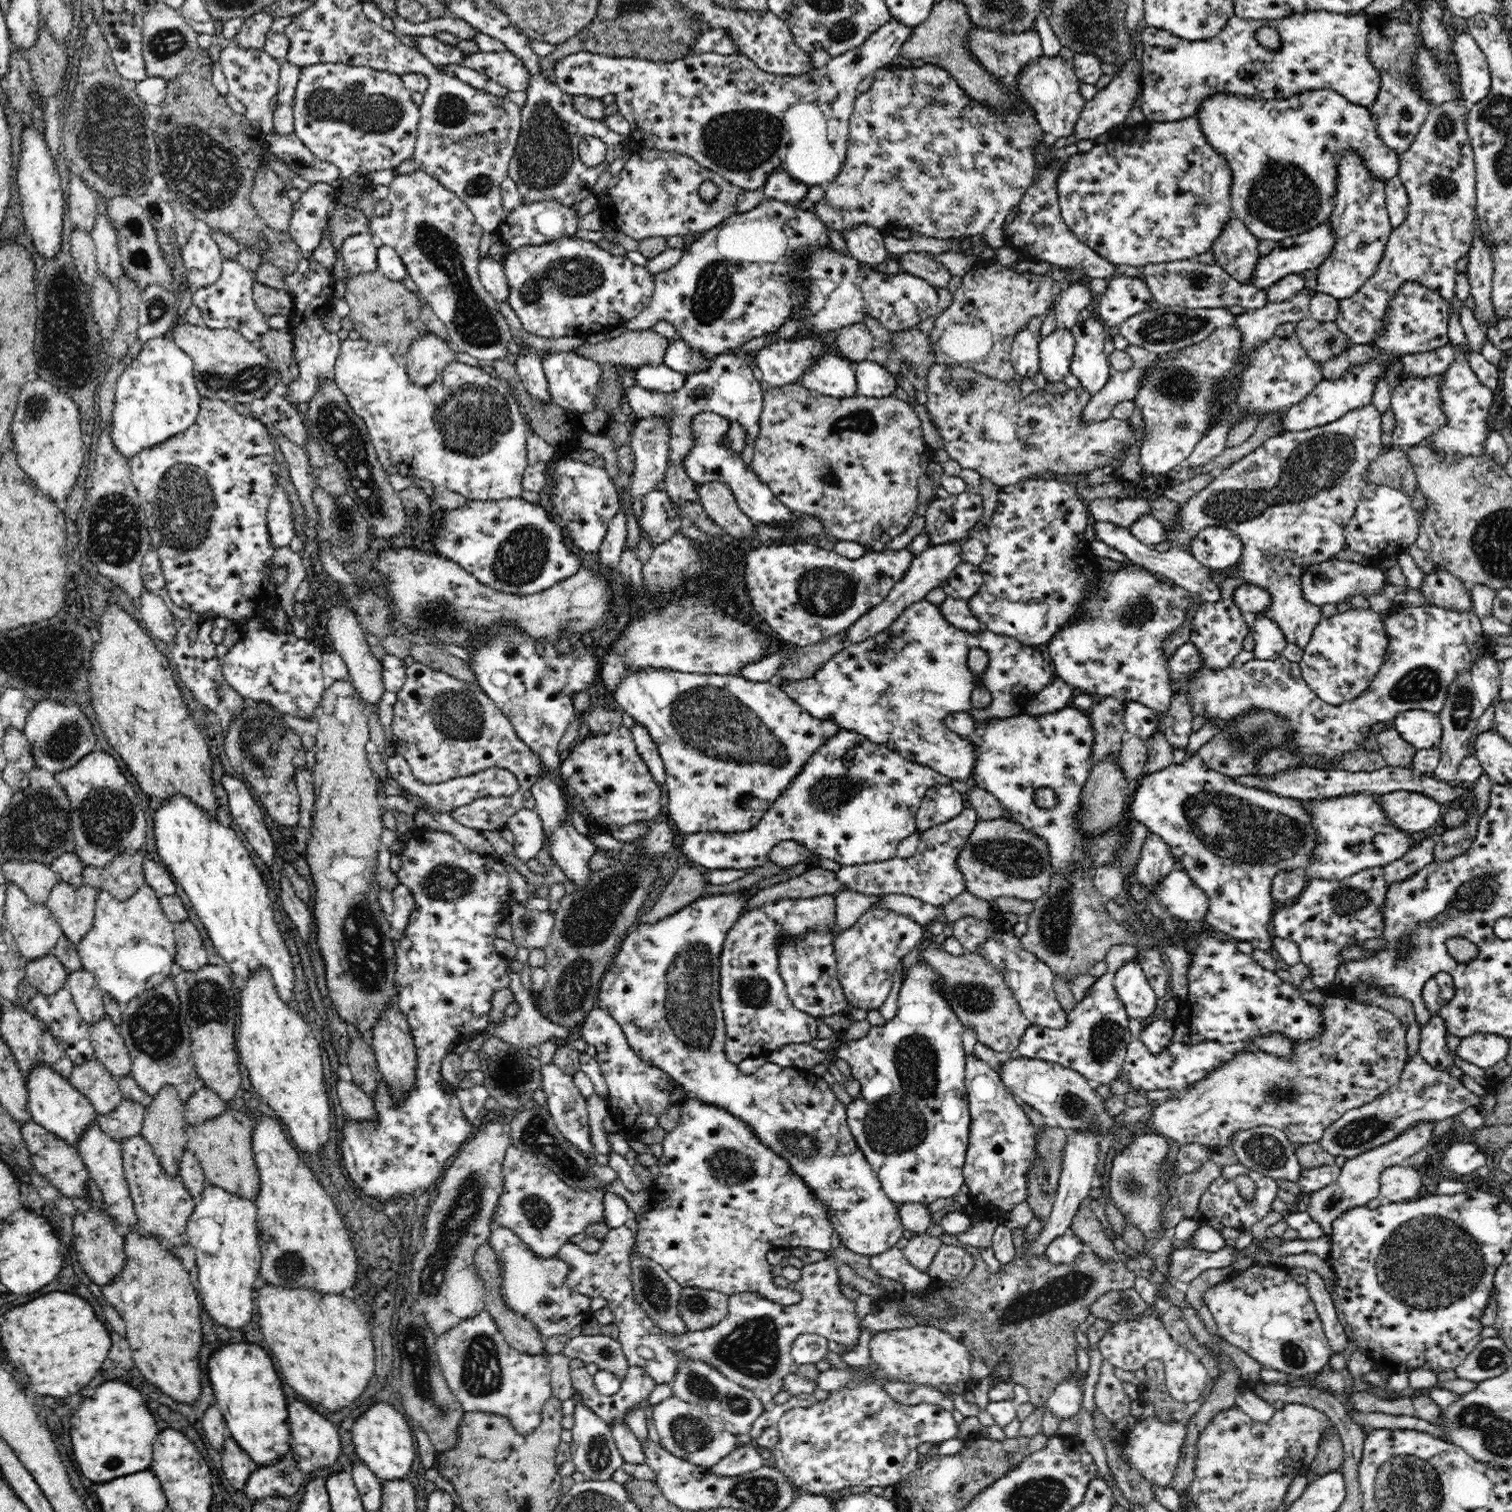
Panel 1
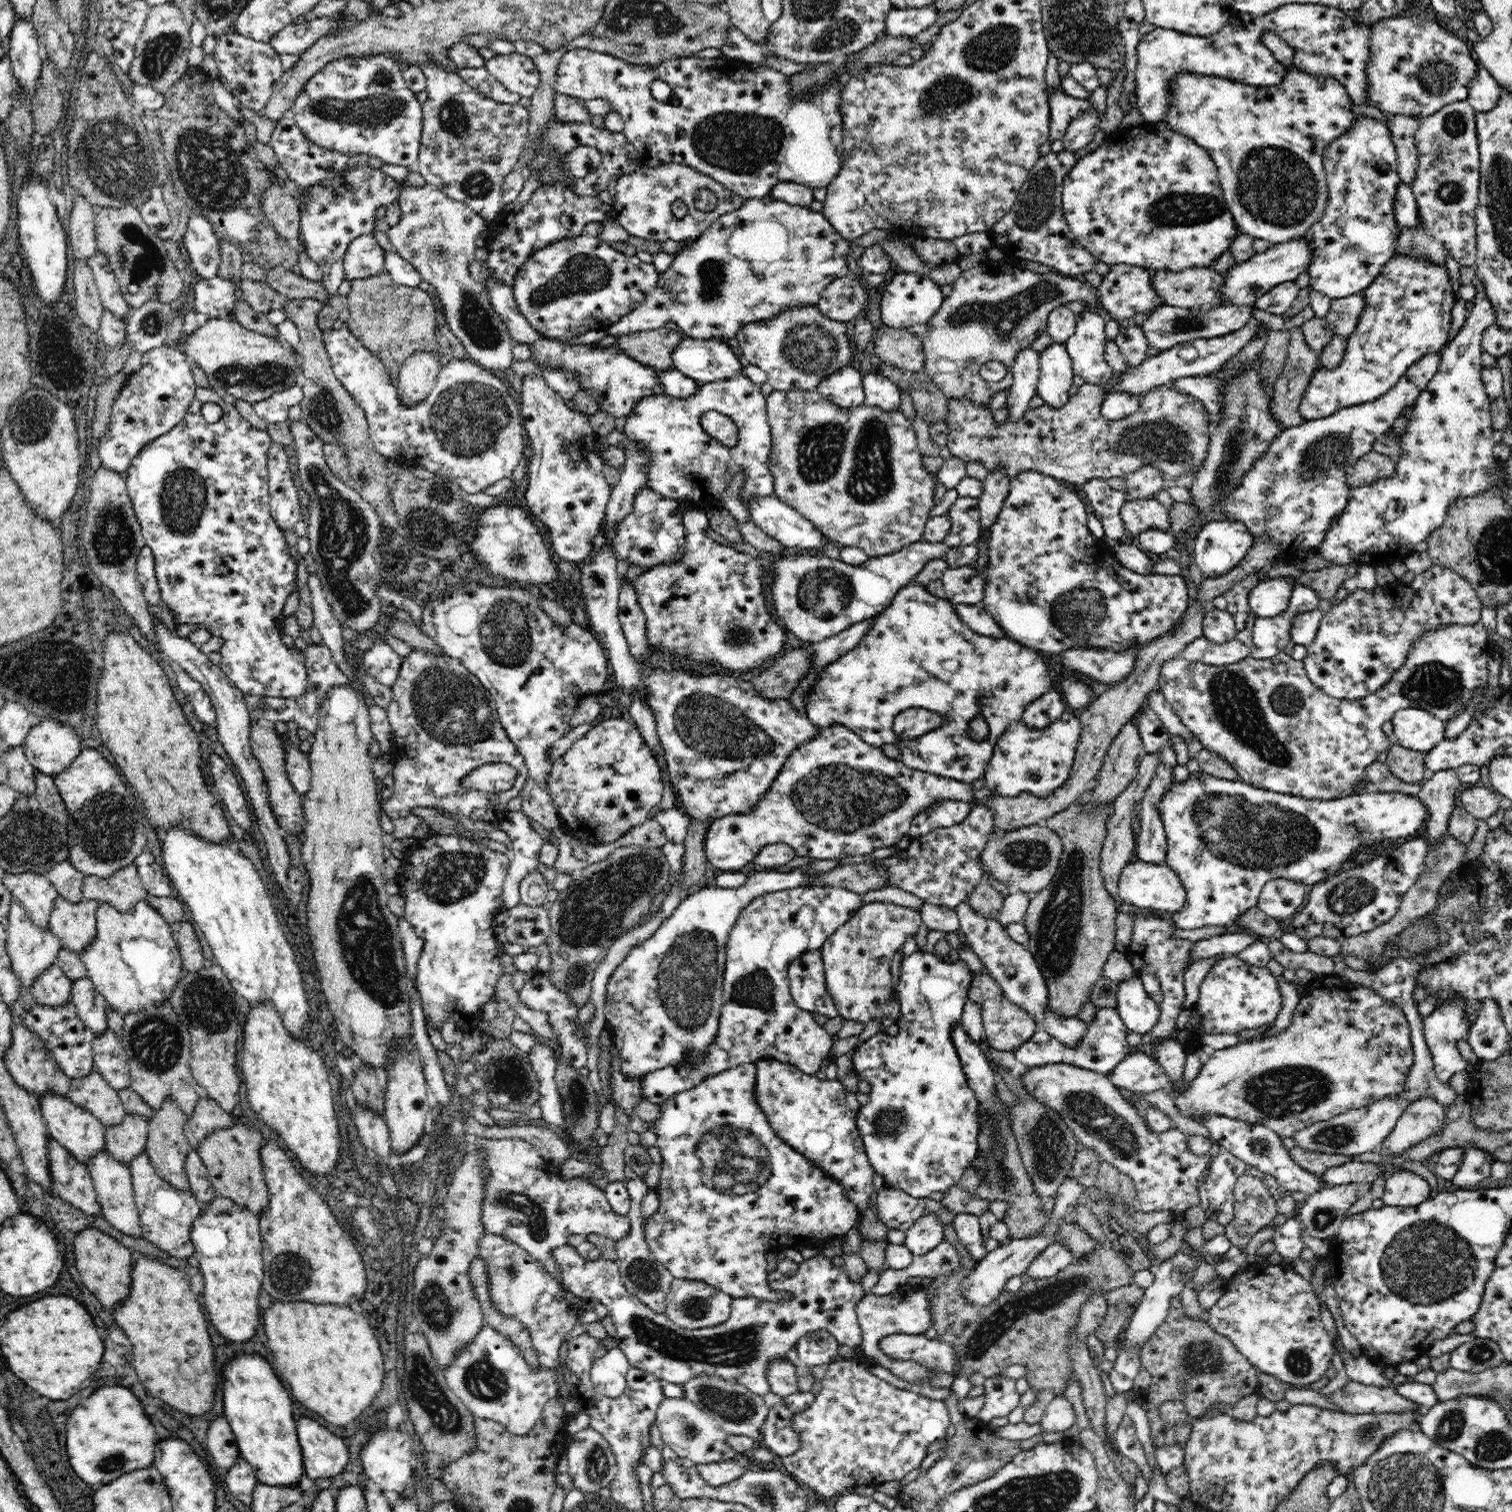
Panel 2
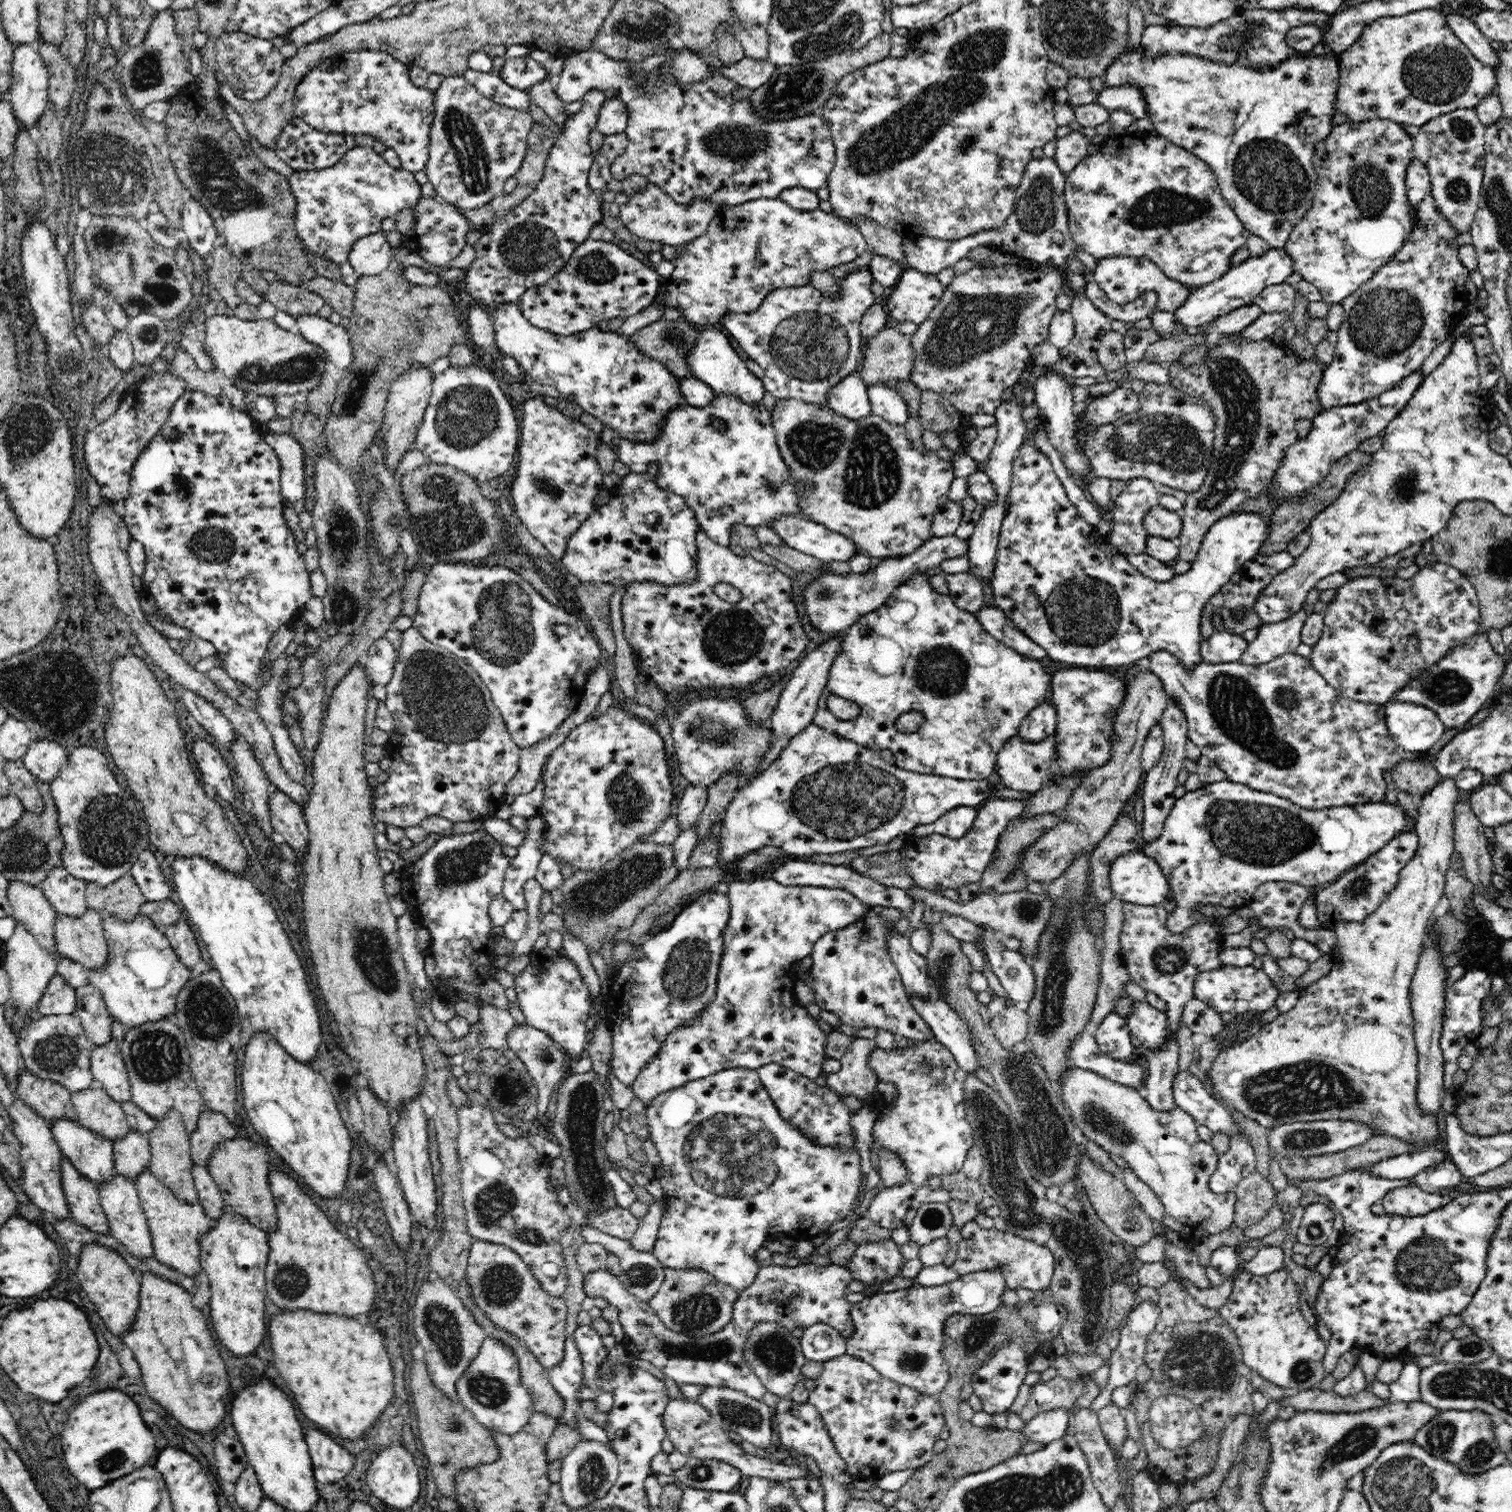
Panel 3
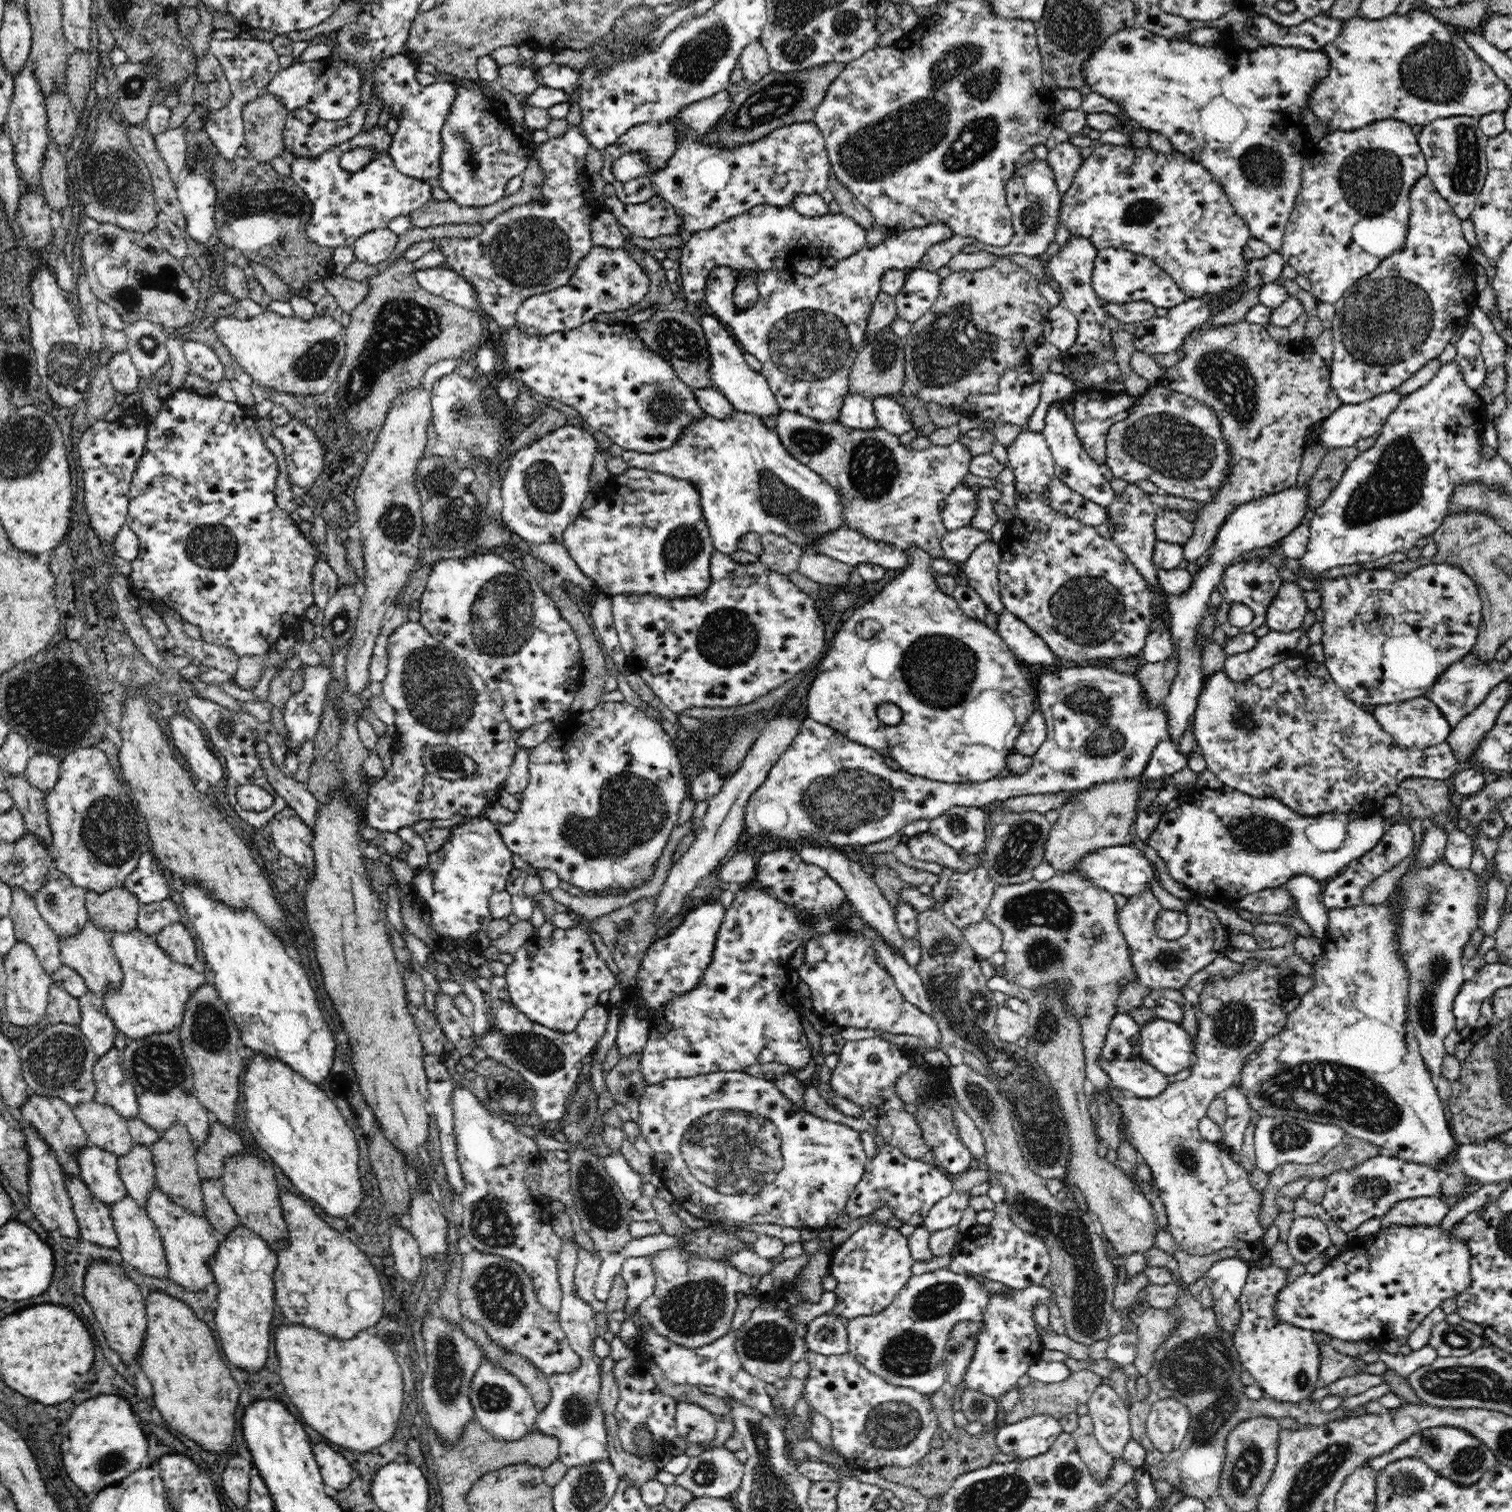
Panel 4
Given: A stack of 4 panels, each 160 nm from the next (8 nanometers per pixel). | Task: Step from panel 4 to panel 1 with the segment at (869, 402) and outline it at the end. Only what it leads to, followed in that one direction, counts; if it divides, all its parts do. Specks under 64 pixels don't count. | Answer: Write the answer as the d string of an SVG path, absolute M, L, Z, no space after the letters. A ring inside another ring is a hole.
M826 353L807 369L798 384L808 390L834 398L848 398L857 394L856 363Z

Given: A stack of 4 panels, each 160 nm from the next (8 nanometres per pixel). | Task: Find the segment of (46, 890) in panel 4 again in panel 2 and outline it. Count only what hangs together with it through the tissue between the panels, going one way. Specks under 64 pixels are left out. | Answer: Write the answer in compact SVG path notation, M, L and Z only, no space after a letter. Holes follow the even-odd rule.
M69 860L58 862L44 875L54 884L56 892L67 901L75 903L83 899L85 874L74 869Z

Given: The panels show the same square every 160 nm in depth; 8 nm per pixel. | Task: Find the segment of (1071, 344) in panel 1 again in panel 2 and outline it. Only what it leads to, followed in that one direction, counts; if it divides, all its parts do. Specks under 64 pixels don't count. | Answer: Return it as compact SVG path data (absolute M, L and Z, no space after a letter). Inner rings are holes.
M1053 342L1039 352L1039 365L1037 394L1046 404L1061 407L1071 397L1068 389L1075 376L1065 343Z

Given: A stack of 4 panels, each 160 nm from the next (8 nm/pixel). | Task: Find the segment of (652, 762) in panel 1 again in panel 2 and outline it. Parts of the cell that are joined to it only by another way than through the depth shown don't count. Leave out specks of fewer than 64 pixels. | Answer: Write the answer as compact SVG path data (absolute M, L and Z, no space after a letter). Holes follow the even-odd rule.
M636 690L636 694L632 695L632 699L630 708L628 709L630 718L634 721L636 729L641 732L646 746L649 746L652 754L660 762L663 760L662 748L657 733L654 713L652 713L652 709L647 706L645 700L643 700L643 694L641 694L641 692L637 692Z

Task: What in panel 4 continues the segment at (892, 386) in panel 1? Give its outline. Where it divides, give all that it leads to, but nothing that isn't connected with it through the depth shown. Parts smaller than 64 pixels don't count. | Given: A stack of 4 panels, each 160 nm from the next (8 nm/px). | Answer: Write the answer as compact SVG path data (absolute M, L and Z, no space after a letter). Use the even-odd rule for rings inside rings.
M877 396L873 398L874 412L880 427L899 437L913 428L910 413L894 398Z

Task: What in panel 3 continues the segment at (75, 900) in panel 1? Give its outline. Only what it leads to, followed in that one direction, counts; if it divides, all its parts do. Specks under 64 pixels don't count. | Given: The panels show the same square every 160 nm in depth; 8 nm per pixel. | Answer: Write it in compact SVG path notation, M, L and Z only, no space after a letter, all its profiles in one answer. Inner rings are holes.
M88 907L79 917L57 915L55 918L55 941L59 956L85 966L88 970L101 970L108 958L107 940L102 929L104 913Z

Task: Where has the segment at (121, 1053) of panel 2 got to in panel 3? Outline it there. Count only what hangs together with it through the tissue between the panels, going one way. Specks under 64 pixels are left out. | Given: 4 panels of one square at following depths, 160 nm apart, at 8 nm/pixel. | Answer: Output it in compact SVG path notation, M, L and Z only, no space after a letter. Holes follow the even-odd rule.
M116 1039L95 1046L91 1055L91 1074L102 1083L104 1091L120 1104L131 1100L131 1087L125 1063Z

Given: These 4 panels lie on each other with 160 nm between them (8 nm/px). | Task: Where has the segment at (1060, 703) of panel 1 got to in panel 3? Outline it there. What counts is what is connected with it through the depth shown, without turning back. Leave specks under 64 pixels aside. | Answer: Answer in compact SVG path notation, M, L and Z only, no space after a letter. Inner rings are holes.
M1043 702L1022 720L1018 735L1026 741L1040 742L1054 735L1056 728L1057 709L1050 702Z

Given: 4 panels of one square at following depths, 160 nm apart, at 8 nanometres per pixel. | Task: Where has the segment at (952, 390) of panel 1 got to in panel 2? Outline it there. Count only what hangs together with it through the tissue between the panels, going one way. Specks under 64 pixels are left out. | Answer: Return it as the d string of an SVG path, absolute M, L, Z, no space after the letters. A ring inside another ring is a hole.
M1082 384L1075 395L1072 395L1061 407L1052 407L1046 403L1038 408L1028 407L1021 419L1006 421L1000 424L994 422L990 404L980 404L968 398L954 399L947 397L947 424L949 434L947 446L952 456L967 462L981 462L990 473L996 466L1003 466L1007 477L1012 479L1018 472L1037 470L1058 480L1064 480L1067 485L1078 489L1083 484L1095 478L1125 478L1144 465L1154 465L1162 473L1164 489L1169 489L1176 481L1188 472L1196 474L1207 457L1209 436L1212 424L1208 411L1194 396L1176 390L1172 384L1164 384L1150 388L1139 401L1136 412L1118 420L1108 420L1101 413L1101 403L1106 391L1102 385Z

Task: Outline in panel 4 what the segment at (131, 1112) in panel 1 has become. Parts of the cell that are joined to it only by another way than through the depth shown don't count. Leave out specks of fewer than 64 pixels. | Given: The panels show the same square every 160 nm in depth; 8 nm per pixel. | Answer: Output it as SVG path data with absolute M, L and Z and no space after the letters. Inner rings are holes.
M134 1144L126 1154L118 1157L117 1165L122 1182L127 1188L127 1194L145 1209L148 1196L156 1187L151 1147Z

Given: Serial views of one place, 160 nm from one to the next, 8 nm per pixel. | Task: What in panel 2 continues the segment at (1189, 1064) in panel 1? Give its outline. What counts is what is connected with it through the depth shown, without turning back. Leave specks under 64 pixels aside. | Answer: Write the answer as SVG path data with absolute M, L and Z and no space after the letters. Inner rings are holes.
M1222 955L1202 981L1194 1007L1201 1016L1201 1025L1197 1030L1192 1030L1192 1038L1196 1039L1191 1040L1188 1046L1204 1045L1197 1040L1202 1034L1236 1033L1273 1024L1282 1008L1278 977L1267 967L1252 966L1238 955ZM1135 1049L1108 1077L1114 1087L1132 1093L1151 1093L1170 1087L1168 1074L1155 1058Z

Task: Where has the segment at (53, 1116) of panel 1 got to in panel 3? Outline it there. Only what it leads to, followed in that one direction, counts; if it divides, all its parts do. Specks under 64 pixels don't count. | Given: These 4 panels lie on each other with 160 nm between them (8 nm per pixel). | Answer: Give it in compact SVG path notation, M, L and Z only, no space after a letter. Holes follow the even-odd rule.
M59 1118L51 1126L55 1142L64 1157L98 1186L115 1174L113 1142L95 1134L72 1119Z

